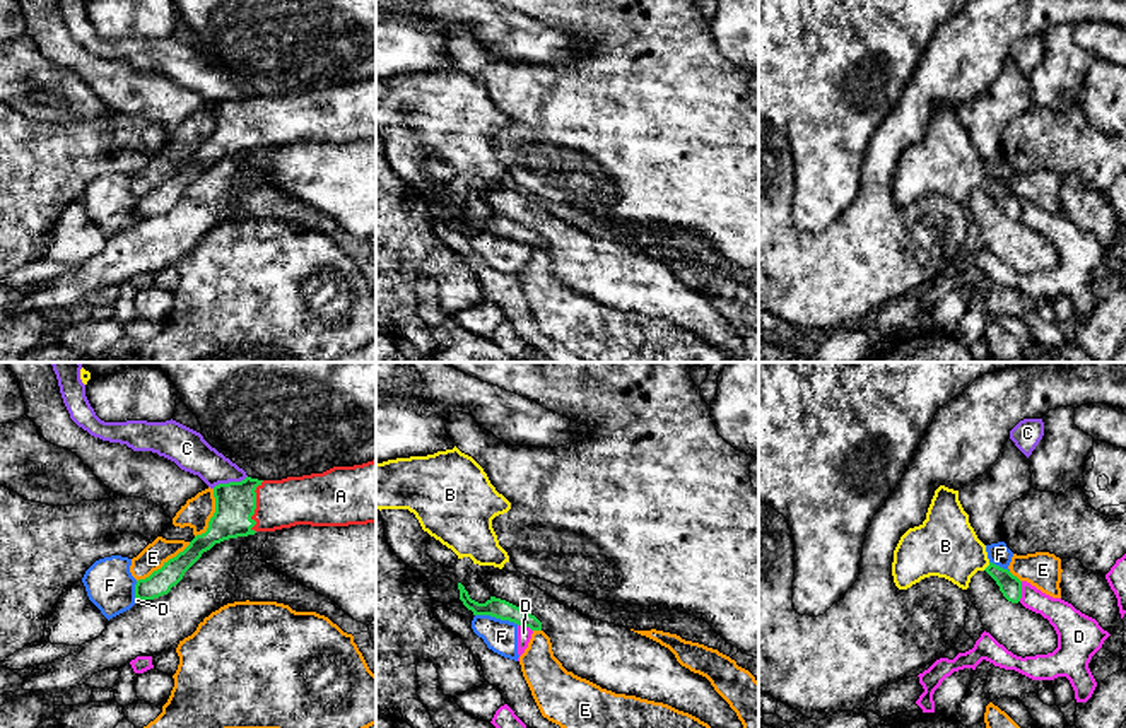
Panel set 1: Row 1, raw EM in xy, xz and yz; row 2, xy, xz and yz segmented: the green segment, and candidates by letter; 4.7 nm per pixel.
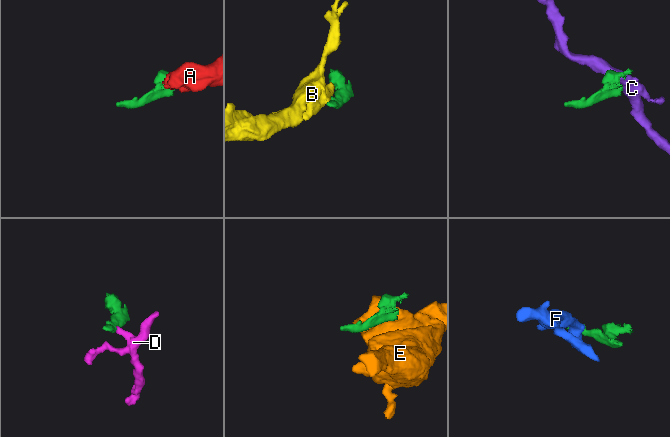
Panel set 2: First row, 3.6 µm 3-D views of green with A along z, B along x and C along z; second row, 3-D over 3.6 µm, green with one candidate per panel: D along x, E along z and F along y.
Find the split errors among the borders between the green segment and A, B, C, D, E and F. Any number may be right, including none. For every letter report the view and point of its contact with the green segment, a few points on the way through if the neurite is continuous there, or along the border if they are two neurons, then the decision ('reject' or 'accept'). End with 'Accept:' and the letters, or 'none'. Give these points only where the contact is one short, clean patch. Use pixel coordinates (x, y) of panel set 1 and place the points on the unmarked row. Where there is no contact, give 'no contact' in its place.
A: contact xy (255, 123); accept
B: contact yz (988, 183); accept
C: contact xy (229, 99); border xy (246, 93), (236, 99), (219, 99), (212, 105); reject
D: contact yz (1020, 209); border yz (1022, 199), (1022, 214), (1019, 217); reject
E: contact xy (164, 182); reject
F: contact xz (498, 234); border xz (475, 231), (489, 231), (518, 241); reject
Accept: A, B

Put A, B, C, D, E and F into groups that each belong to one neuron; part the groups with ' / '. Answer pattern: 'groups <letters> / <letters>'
groups A B / C / D F / E

